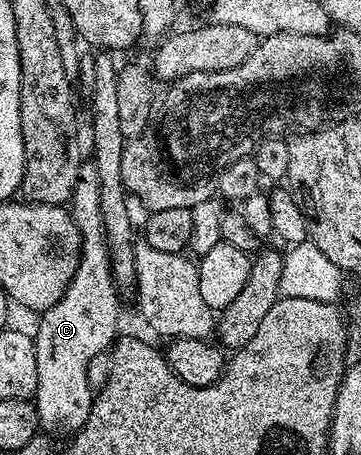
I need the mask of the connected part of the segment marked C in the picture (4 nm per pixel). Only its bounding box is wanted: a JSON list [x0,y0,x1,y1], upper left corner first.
[32,165,120,432]

